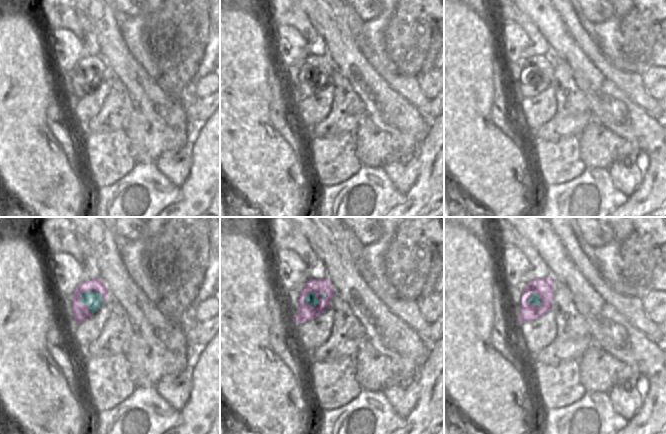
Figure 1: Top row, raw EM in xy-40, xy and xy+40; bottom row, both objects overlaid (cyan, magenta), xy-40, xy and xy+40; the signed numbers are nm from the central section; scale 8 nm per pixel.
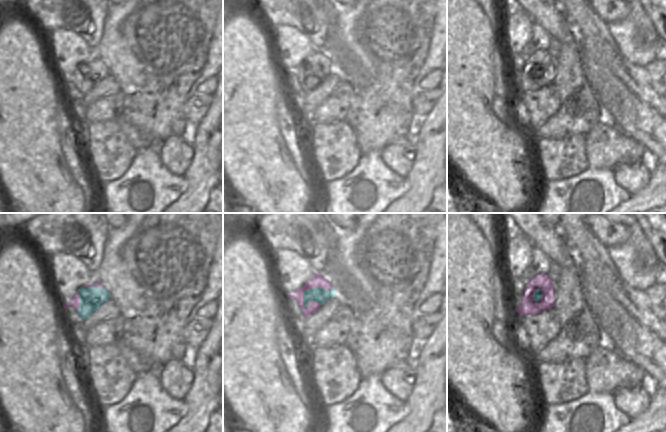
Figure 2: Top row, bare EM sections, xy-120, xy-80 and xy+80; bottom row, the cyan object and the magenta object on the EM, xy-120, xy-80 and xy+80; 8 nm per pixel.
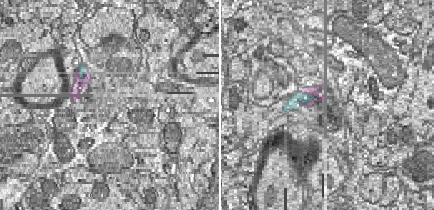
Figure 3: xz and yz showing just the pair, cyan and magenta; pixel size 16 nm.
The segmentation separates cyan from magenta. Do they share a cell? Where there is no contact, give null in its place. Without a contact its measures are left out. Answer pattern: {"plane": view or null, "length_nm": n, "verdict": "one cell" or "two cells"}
{"plane": "xy-40", "length_nm": 220, "verdict": "one cell"}

